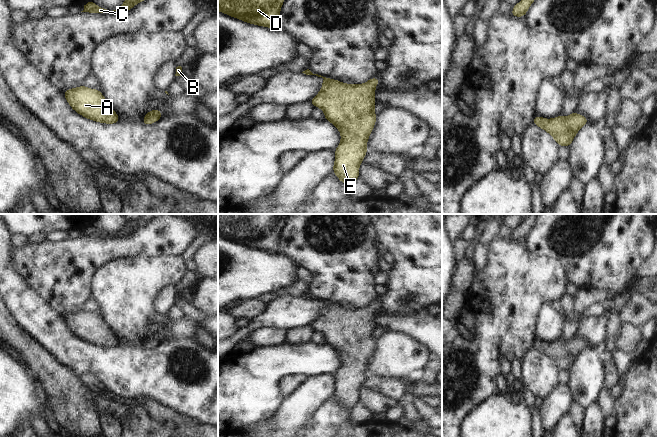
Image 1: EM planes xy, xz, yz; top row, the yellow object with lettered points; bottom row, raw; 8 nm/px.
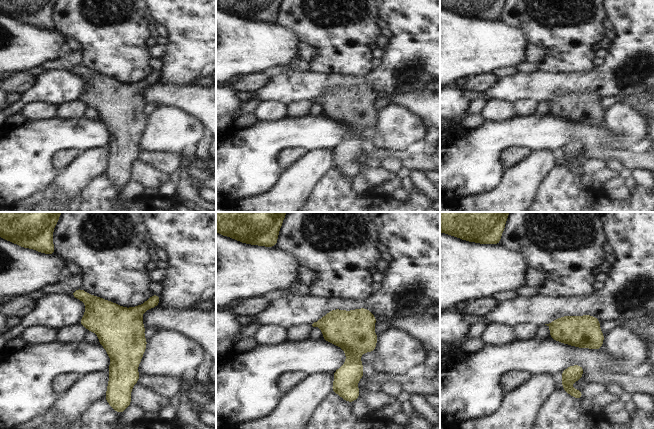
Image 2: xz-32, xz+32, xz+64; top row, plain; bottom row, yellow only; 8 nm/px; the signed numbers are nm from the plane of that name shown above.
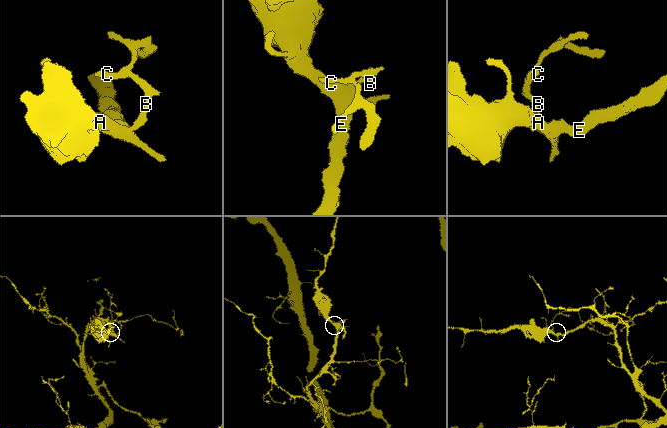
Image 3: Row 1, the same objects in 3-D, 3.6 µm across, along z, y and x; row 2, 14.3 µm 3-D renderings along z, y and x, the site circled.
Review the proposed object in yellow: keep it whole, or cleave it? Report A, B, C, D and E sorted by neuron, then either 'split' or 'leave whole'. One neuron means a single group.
A B C D E; leave whole

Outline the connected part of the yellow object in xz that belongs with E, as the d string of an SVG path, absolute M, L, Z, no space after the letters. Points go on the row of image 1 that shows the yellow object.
M309 69L303 71L306 75L316 75L324 79L322 89L319 93L310 100L314 107L319 107L325 114L325 120L335 125L341 133L341 142L335 151L335 163L333 165L333 173L339 178L341 182L346 185L352 185L359 178L359 166L363 158L367 155L367 141L369 135L375 126L377 115L374 113L375 100L375 87L378 85L380 79L374 77L364 84L345 84L338 80L326 78L318 74L313 74Z

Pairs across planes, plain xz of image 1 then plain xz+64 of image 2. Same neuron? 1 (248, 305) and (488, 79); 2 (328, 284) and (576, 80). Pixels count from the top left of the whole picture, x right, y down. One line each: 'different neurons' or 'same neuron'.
1: same neuron
2: different neurons

